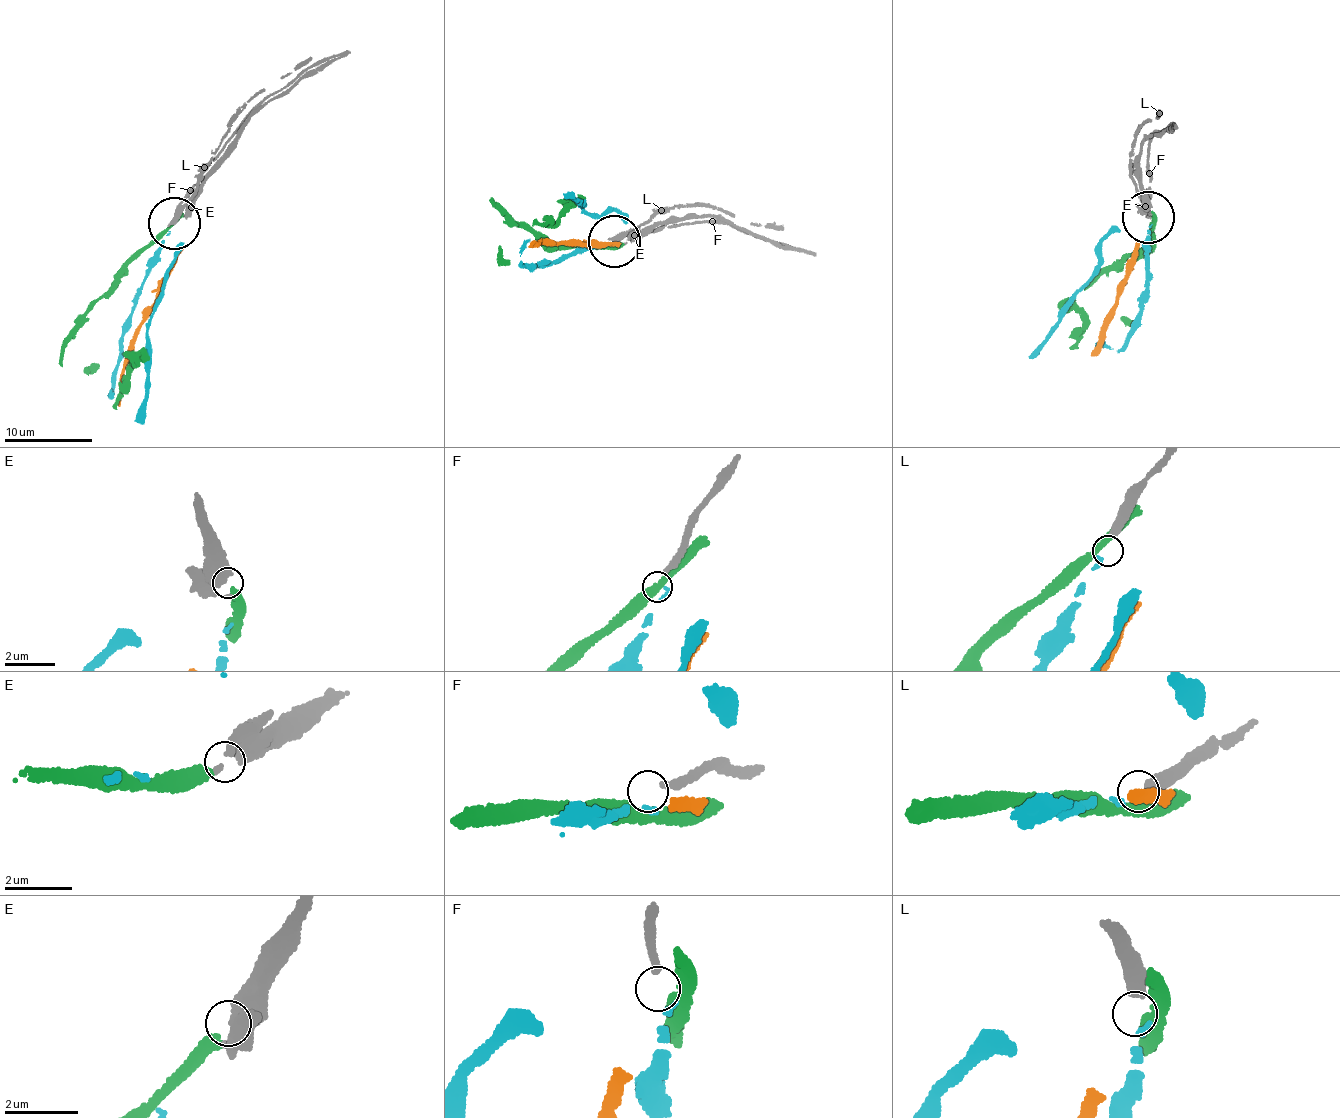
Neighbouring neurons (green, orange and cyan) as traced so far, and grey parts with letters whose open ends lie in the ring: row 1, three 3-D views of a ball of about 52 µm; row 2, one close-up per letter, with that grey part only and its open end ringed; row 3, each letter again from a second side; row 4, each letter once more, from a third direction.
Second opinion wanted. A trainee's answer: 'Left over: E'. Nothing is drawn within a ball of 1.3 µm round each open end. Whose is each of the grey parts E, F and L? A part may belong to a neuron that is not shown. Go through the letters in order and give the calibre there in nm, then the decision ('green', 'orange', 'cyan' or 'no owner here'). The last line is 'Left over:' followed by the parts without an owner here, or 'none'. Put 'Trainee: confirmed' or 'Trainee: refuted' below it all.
E: 360 nm | green
F: 200 nm | no owner here
L: 400 nm | cyan
Left over: F
Trainee: refuted

